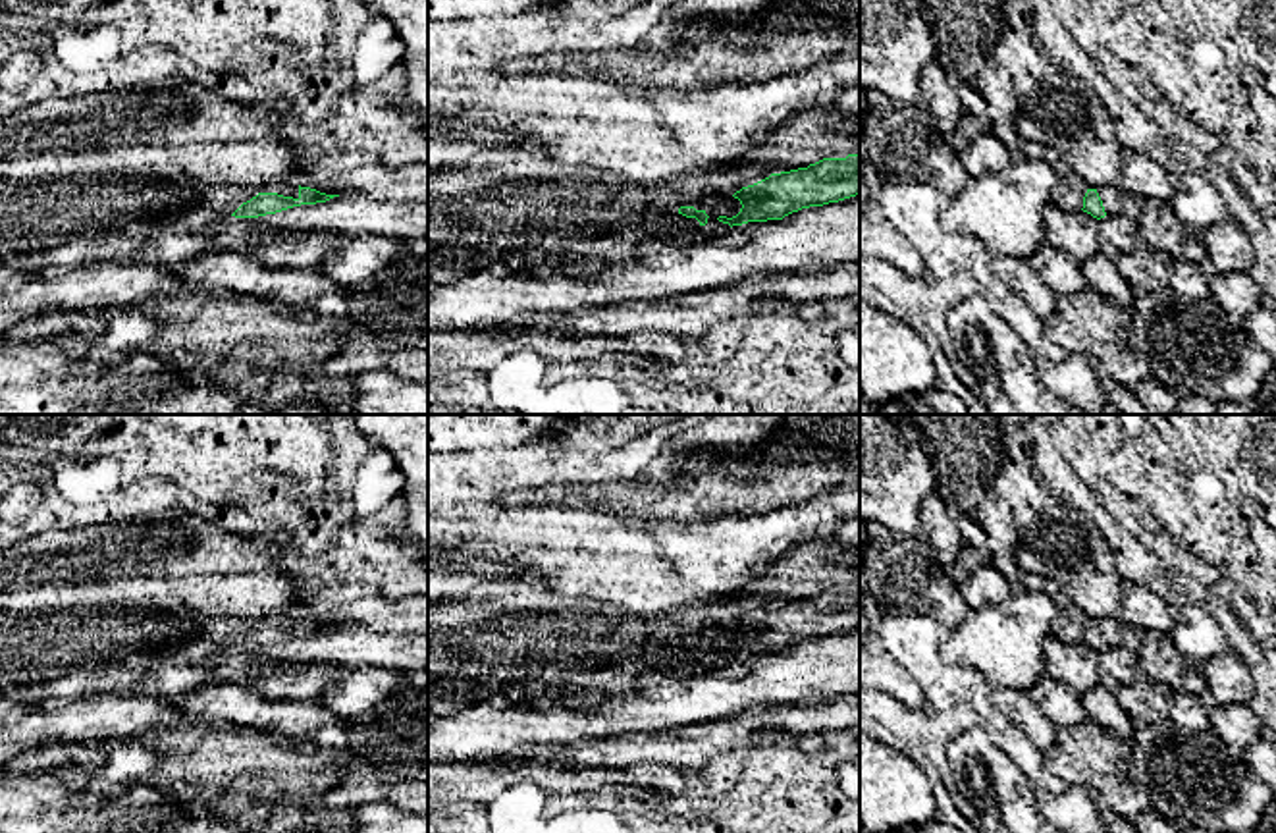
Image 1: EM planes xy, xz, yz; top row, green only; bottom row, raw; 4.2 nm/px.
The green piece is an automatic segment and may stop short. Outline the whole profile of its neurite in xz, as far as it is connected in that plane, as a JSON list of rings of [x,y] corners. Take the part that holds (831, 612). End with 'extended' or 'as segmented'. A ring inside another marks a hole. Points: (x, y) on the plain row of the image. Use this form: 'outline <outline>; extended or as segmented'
outline [[[860,586],[846,590],[823,590],[808,600],[771,605],[769,609],[742,619],[732,629],[742,640],[736,648],[719,648],[717,656],[707,654],[705,642],[680,638],[678,646],[696,650],[696,661],[673,661],[659,650],[646,650],[642,656],[625,656],[619,661],[596,667],[574,669],[561,677],[561,694],[547,700],[526,700],[518,688],[509,688],[501,702],[513,706],[582,706],[592,700],[626,694],[655,686],[665,677],[692,677],[729,663],[748,654],[783,652],[784,648],[810,638],[823,638],[860,627]],[[646,665],[663,665],[665,671],[651,683],[642,683]]]; extended

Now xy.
outline [[[191,615],[189,634],[212,648],[258,650],[301,636],[326,634],[339,627],[326,627],[310,619],[278,615],[262,621],[239,617],[197,617]]]; extended

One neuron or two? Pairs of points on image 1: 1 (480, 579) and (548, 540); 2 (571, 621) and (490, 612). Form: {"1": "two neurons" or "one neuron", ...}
{"1": "two neurons", "2": "one neuron"}

